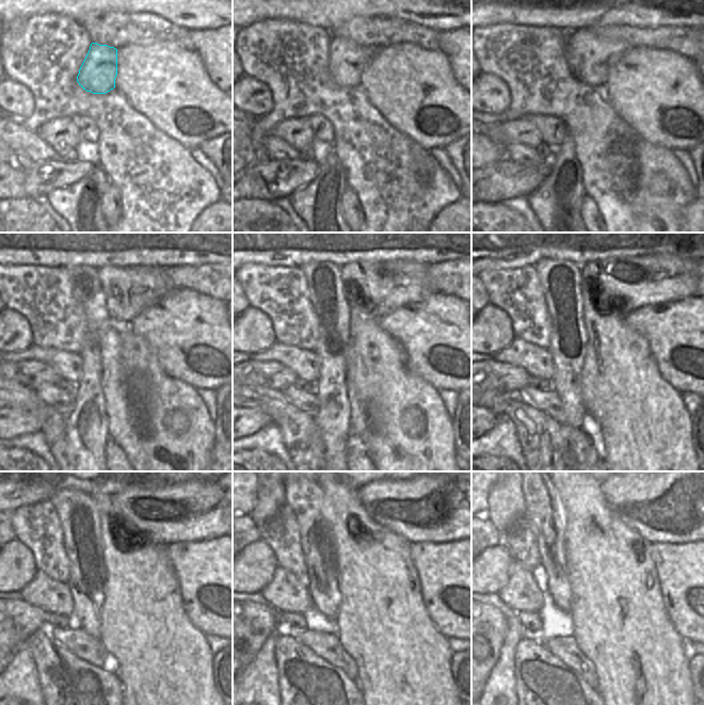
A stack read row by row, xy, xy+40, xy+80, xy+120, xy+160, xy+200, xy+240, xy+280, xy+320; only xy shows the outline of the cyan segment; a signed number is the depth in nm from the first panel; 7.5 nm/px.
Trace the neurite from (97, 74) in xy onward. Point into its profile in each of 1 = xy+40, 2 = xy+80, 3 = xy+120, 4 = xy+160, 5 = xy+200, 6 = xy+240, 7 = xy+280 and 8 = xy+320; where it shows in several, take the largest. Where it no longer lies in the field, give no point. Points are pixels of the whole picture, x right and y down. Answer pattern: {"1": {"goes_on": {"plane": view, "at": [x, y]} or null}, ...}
{"1": {"goes_on": {"plane": "xy+40", "at": [347, 60]}}, "2": {"goes_on": {"plane": "xy+80", "at": [590, 58]}}, "3": {"goes_on": {"plane": "xy+120", "at": [129, 290]}}, "4": {"goes_on": {"plane": "xy+160", "at": [373, 289]}}, "5": {"goes_on": {"plane": "xy+200", "at": [627, 283]}}, "6": {"goes_on": {"plane": "xy+240", "at": [194, 510]}}, "7": {"goes_on": {"plane": "xy+280", "at": [436, 508]}}, "8": {"goes_on": {"plane": "xy+320", "at": [675, 493]}}}

